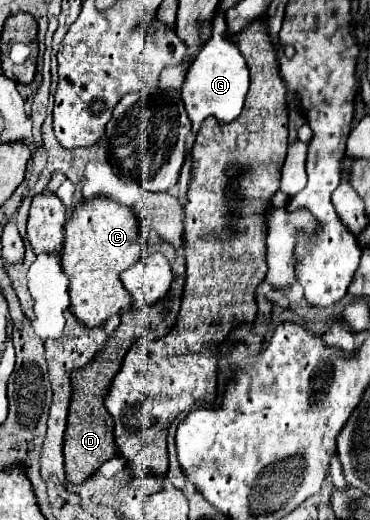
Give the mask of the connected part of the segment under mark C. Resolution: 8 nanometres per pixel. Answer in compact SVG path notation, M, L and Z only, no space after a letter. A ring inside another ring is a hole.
M94 197L80 203L66 225L64 249L60 253L62 269L68 275L70 311L86 327L98 327L108 317L118 315L132 301L120 281L120 273L142 257L138 241L138 219L132 209L108 197Z

